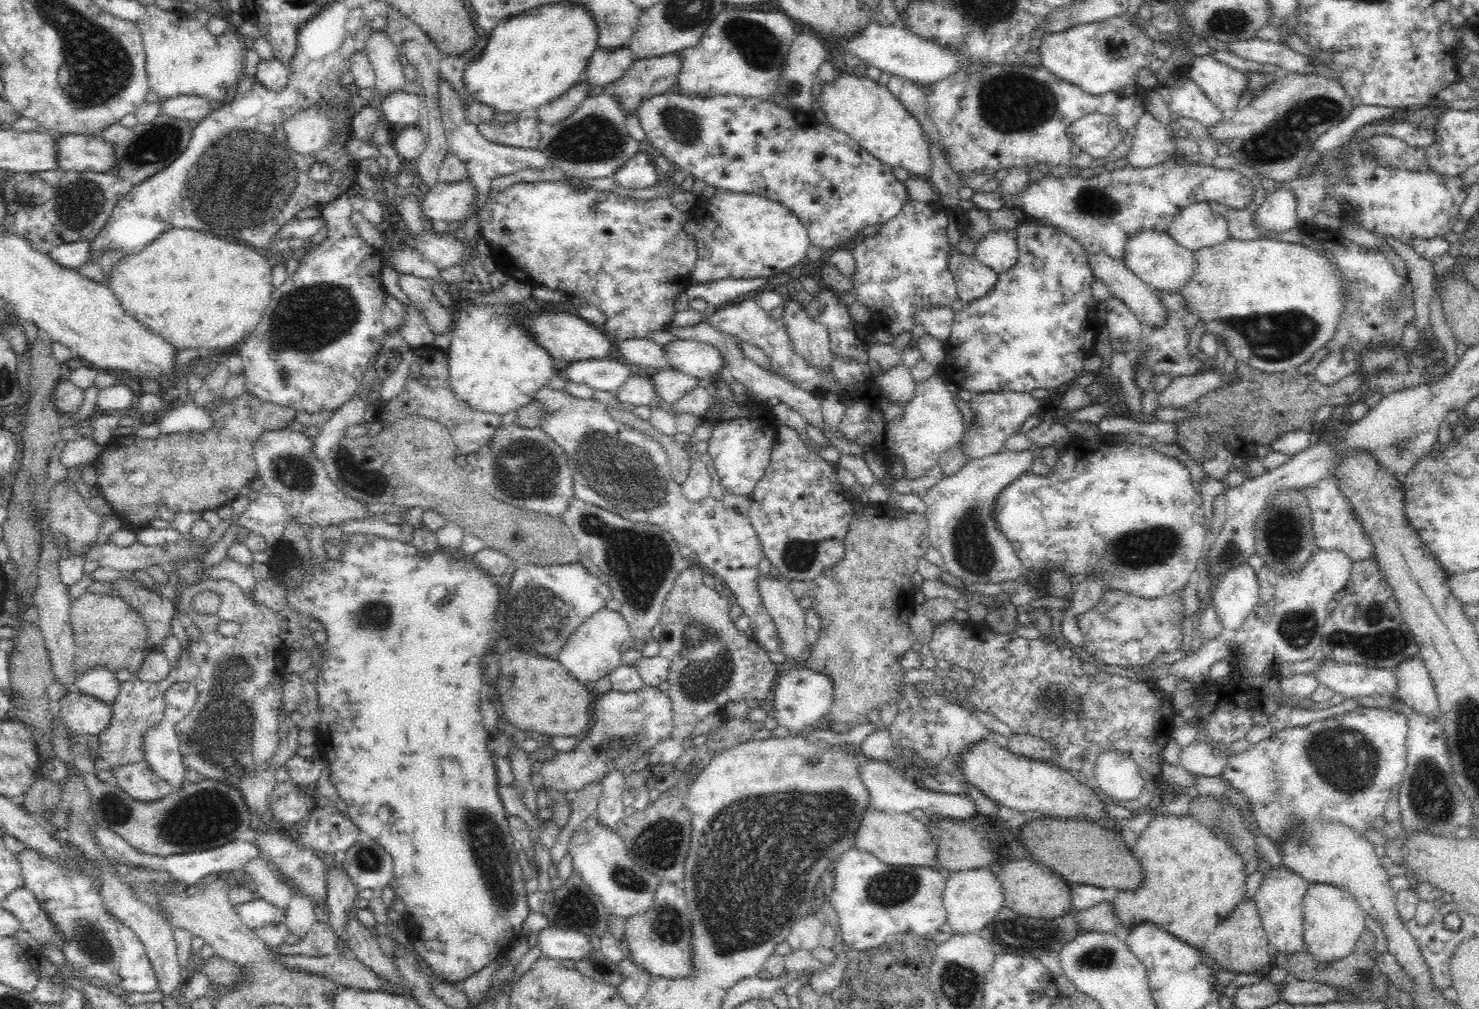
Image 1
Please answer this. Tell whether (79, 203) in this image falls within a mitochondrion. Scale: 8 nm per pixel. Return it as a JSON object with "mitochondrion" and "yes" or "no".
{"mitochondrion":"yes"}

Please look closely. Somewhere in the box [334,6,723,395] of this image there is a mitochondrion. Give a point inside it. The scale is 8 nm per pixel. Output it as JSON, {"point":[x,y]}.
{"point":[594,138]}

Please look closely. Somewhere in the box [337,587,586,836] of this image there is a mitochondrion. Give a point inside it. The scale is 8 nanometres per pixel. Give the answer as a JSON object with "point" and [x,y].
{"point":[377,615]}

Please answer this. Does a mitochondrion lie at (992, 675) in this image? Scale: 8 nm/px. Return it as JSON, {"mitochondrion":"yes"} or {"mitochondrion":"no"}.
{"mitochondrion":"no"}

